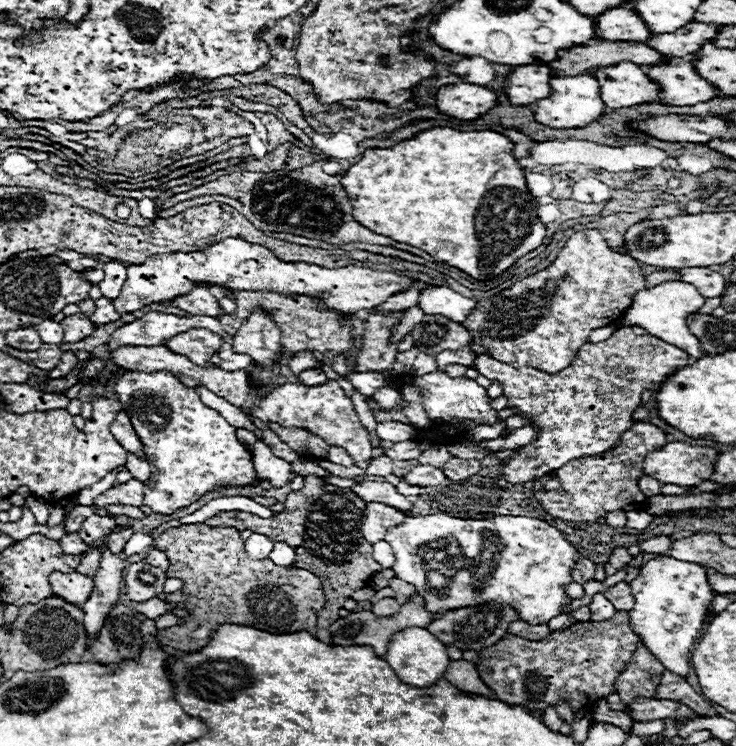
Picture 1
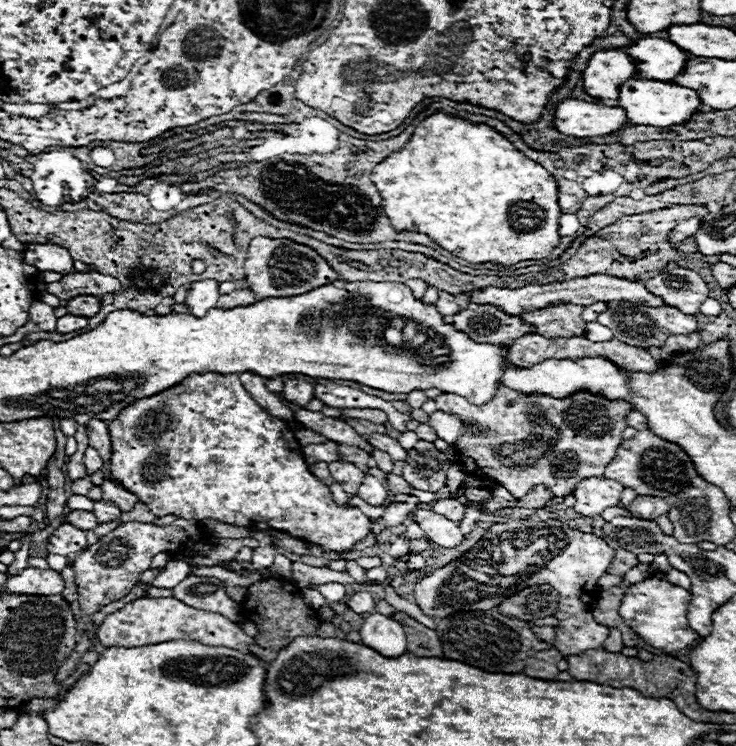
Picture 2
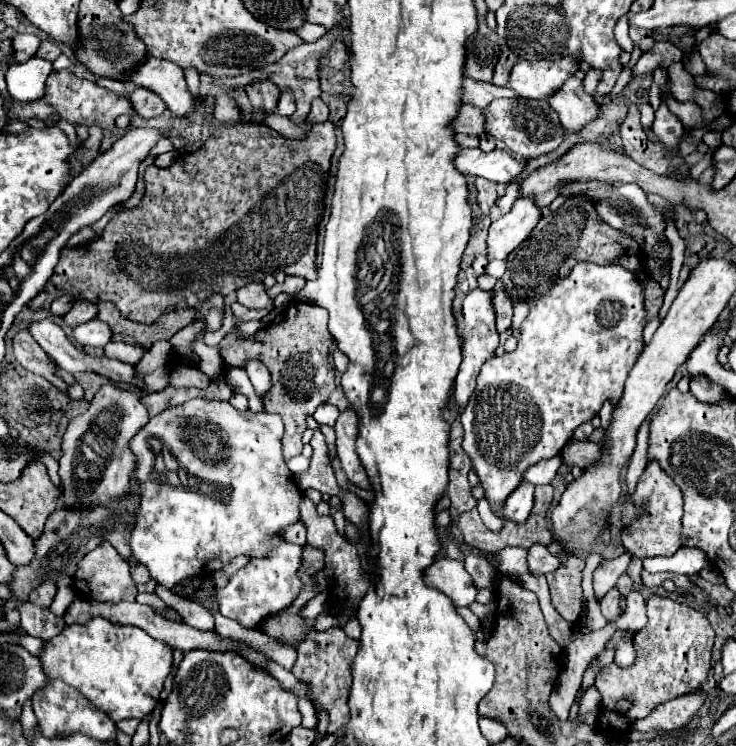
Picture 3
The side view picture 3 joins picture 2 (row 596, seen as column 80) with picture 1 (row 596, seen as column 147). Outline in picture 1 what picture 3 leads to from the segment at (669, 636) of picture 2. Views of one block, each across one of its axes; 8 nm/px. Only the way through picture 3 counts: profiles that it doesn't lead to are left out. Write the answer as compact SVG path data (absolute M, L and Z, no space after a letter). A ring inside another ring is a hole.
M658 556L640 566L640 574L630 582L630 590L636 602L634 612L630 612L630 630L662 662L666 670L686 678L690 670L690 648L694 646L694 640L698 638L708 616L708 608L716 598L706 570L694 562Z

